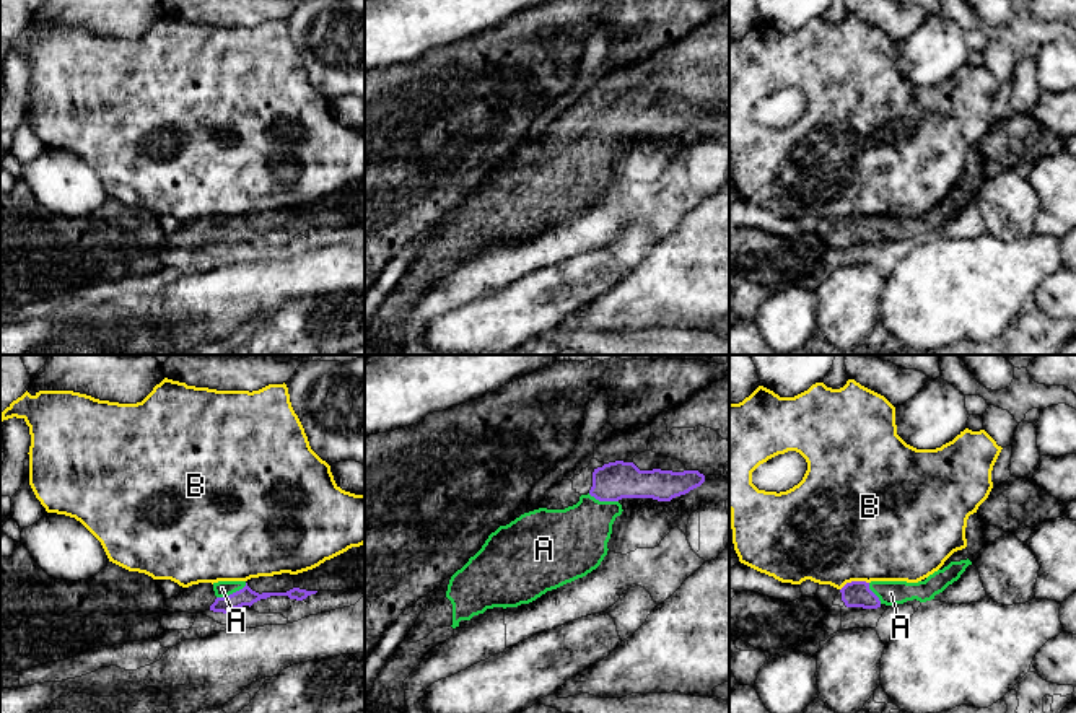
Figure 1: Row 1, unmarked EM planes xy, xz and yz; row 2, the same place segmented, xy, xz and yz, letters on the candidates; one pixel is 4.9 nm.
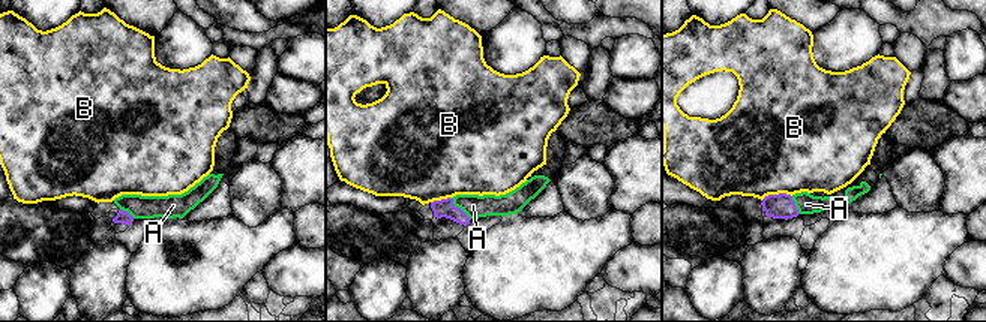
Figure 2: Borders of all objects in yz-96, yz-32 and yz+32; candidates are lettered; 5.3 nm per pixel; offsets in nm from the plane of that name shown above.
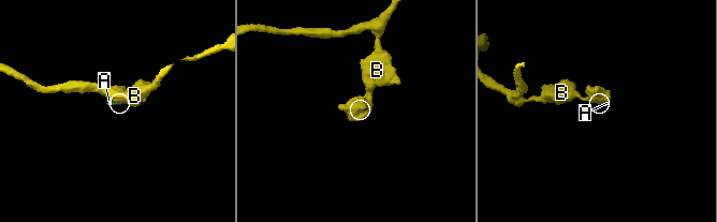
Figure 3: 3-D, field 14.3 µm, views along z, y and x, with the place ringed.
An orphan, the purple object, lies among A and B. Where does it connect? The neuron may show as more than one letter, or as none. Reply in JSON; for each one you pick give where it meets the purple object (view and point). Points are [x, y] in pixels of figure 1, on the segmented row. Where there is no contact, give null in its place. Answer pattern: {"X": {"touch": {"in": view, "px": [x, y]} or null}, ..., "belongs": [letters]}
{"A": {"touch": {"in": "xy", "px": [233, 593]}}, "belongs": ["A"]}

